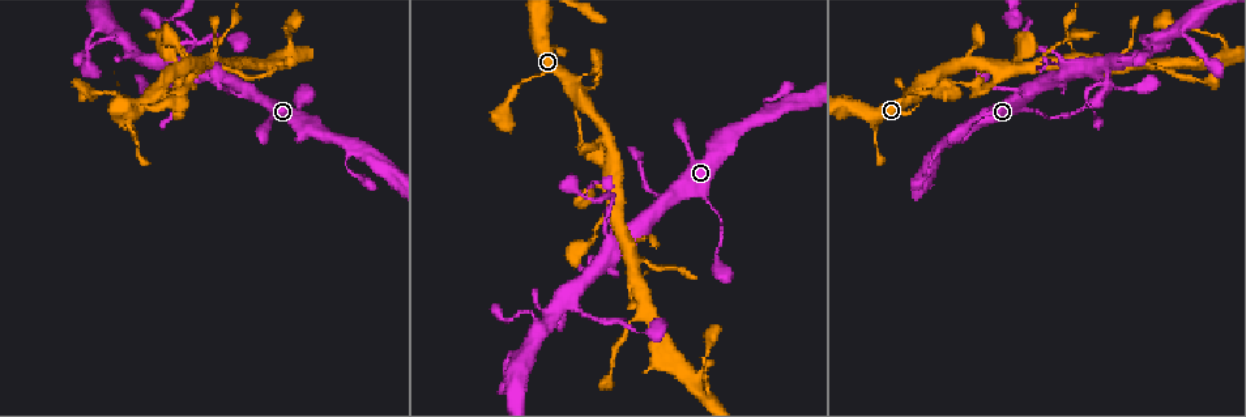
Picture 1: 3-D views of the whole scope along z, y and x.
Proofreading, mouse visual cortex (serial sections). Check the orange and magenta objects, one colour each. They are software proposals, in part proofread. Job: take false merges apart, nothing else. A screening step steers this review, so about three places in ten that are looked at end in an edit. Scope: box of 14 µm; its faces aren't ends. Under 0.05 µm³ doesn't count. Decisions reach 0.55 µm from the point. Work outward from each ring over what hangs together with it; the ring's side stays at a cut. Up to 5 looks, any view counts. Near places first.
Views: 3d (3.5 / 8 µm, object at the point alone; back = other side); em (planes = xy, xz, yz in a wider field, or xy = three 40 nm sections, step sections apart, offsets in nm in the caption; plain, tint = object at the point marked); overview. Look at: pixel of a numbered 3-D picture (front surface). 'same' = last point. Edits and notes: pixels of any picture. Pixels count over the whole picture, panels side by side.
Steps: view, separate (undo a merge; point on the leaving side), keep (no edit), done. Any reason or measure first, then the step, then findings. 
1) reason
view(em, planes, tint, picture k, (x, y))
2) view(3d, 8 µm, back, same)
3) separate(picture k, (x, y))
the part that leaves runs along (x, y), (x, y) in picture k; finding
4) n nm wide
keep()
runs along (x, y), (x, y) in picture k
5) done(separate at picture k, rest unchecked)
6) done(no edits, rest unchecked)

thin arm on a thick one
view(3d, 3.5 µm, picture 1, (667, 202))

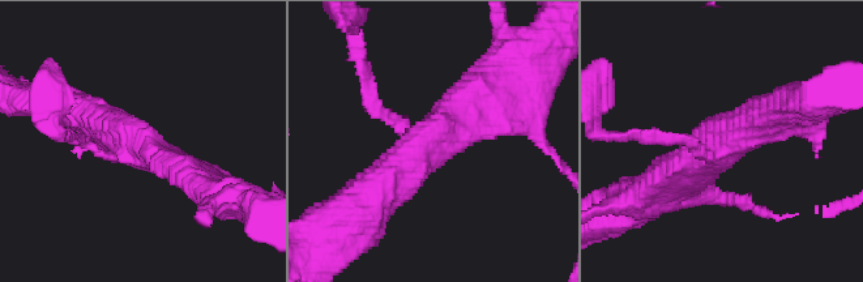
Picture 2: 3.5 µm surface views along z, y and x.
3 arms; arms of 150, 350, 450 nm
view(em, xy, step 1, tint, picture 2, (429, 138))

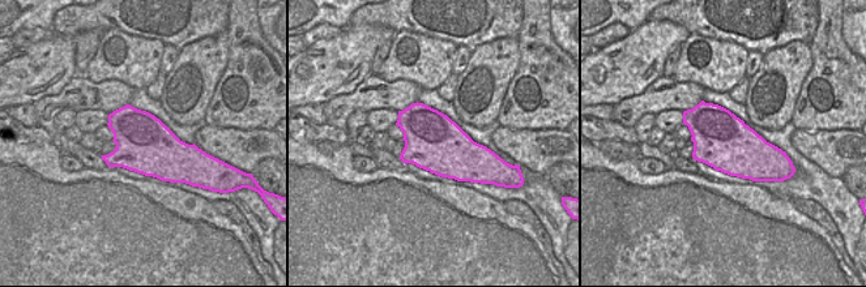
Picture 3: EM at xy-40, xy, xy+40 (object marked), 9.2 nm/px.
keep()
runs along (495, 90), (371, 193) in picture 2; one cell here

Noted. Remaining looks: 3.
two arms in line, one across
view(3d, 3.5 µm, picture 1, (589, 276))

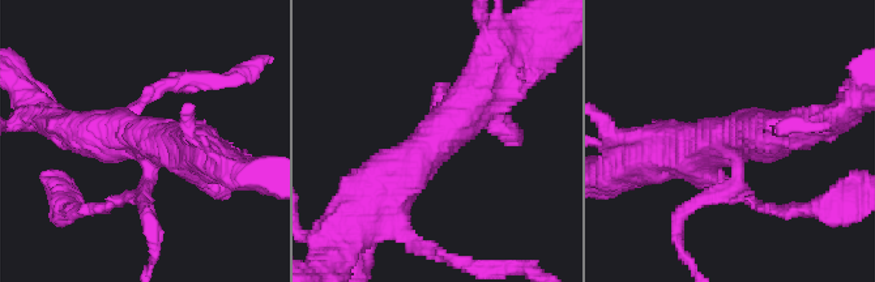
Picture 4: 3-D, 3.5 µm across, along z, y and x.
3 arms; arms of 200, 500, 600 nm
view(em, xy, step 3, tint, picture 4, (144, 137))

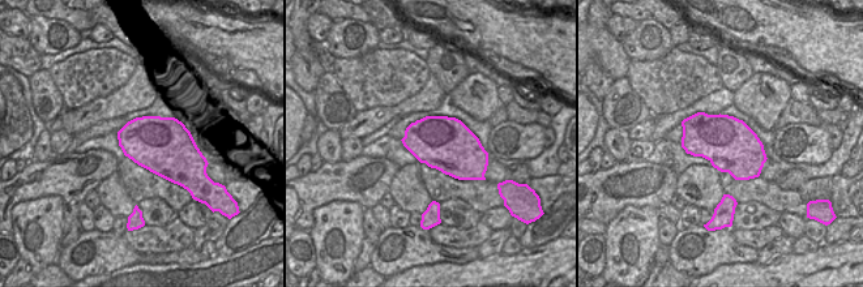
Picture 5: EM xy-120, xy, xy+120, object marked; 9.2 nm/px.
keep()
one cell here

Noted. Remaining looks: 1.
done(no edits, rest unchecked)

